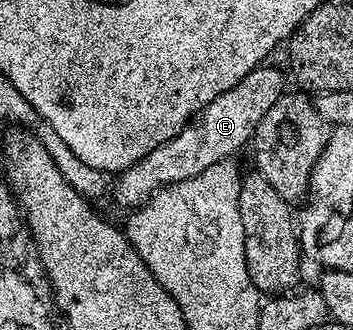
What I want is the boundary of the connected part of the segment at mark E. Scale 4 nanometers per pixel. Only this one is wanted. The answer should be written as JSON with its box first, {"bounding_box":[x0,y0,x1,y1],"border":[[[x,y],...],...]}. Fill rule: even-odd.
{"bounding_box":[112,68,287,210],"border":[[[254,68],[232,90],[224,90],[215,100],[202,109],[197,116],[191,116],[168,142],[156,146],[140,162],[136,162],[113,181],[112,196],[126,210],[138,209],[154,193],[165,188],[167,184],[179,184],[196,174],[204,174],[208,166],[216,166],[221,160],[231,159],[242,147],[251,143],[256,126],[268,110],[284,95],[287,77],[278,68]]]}

